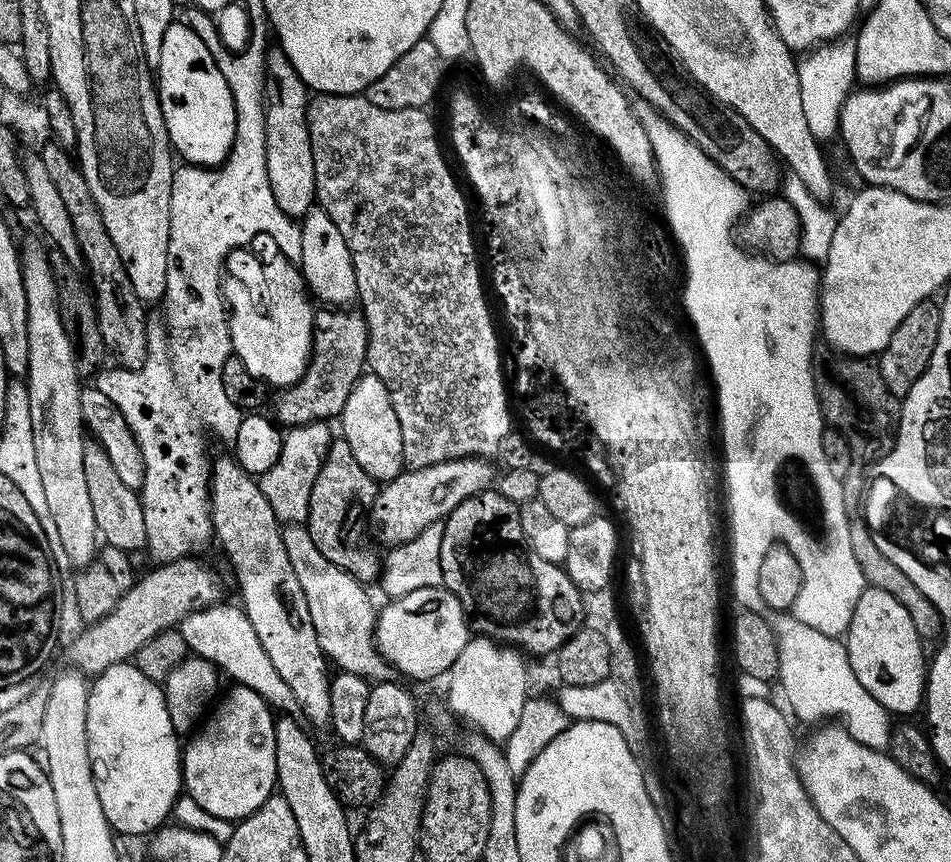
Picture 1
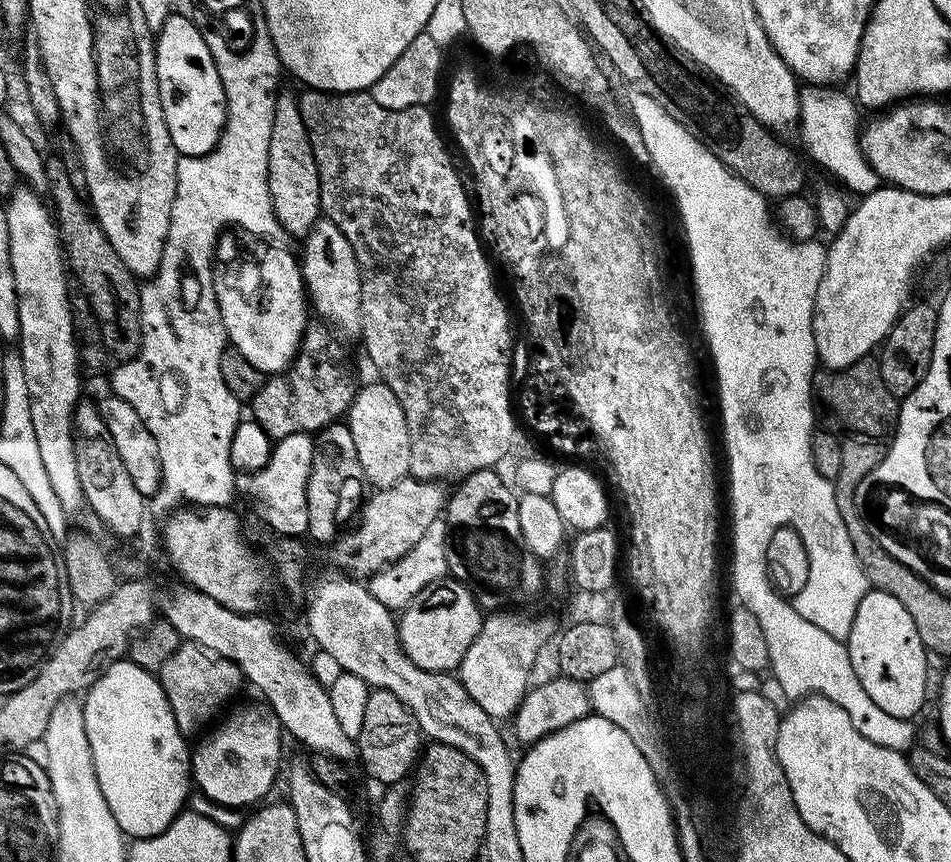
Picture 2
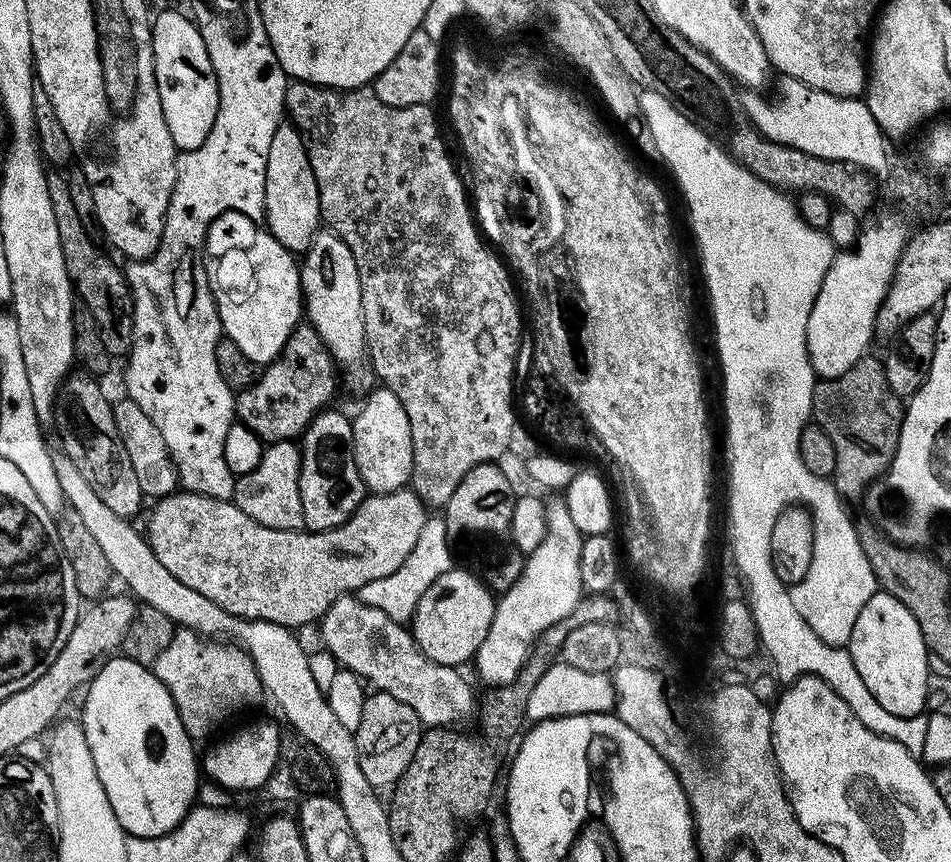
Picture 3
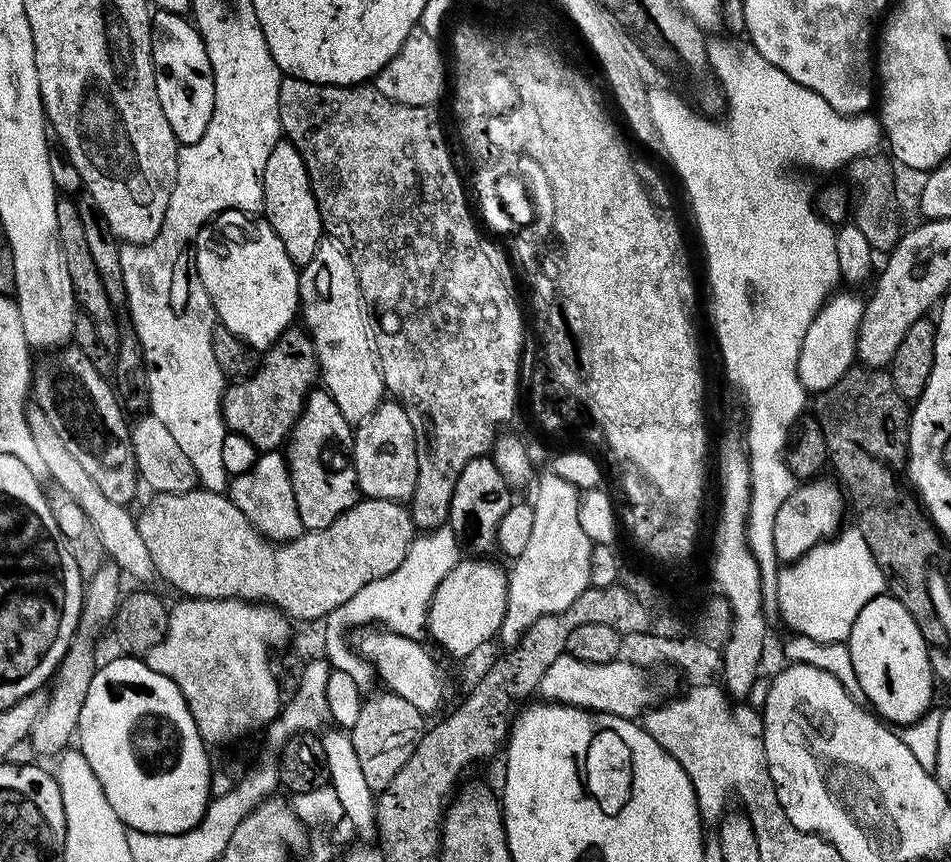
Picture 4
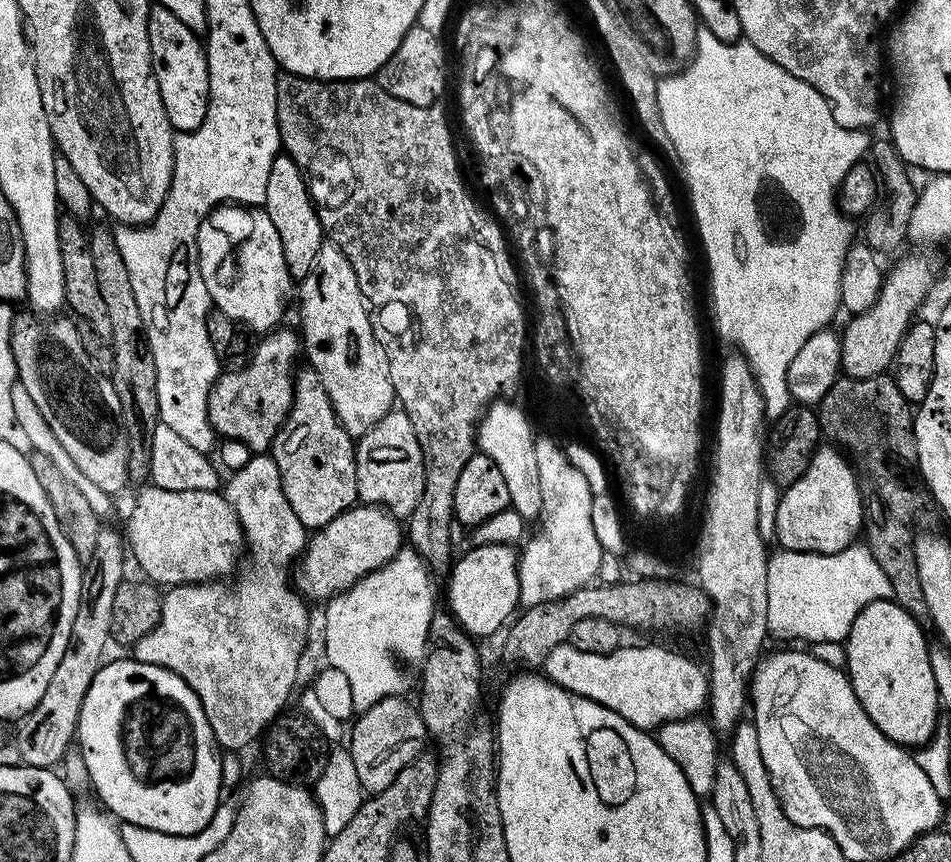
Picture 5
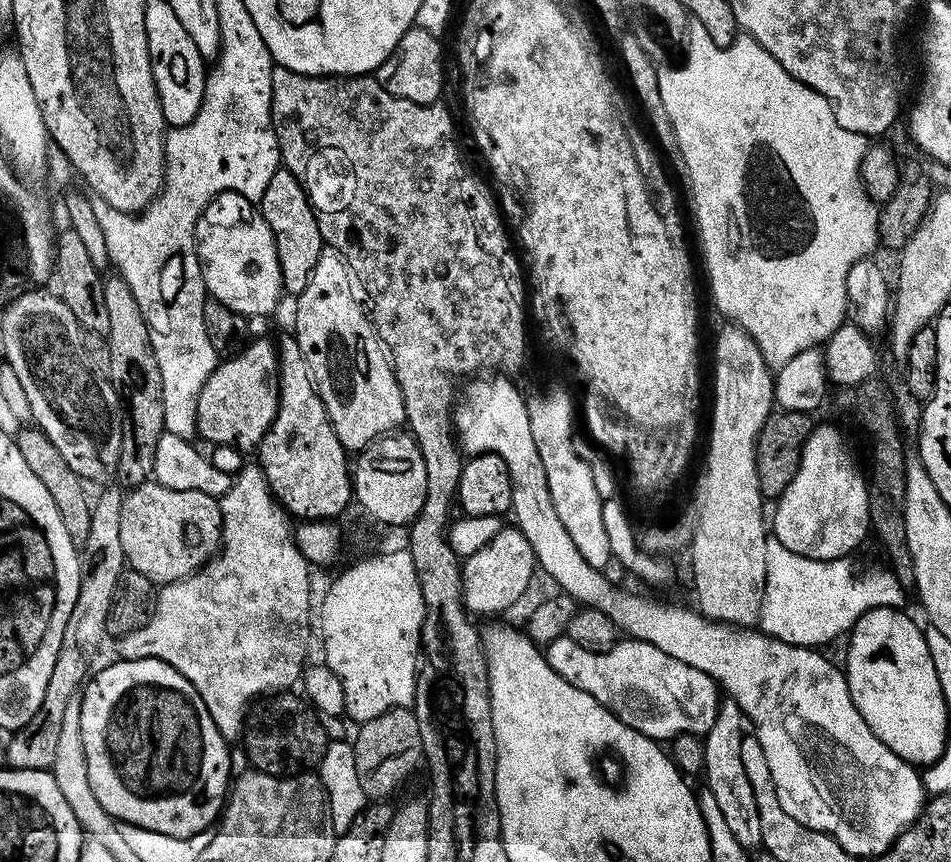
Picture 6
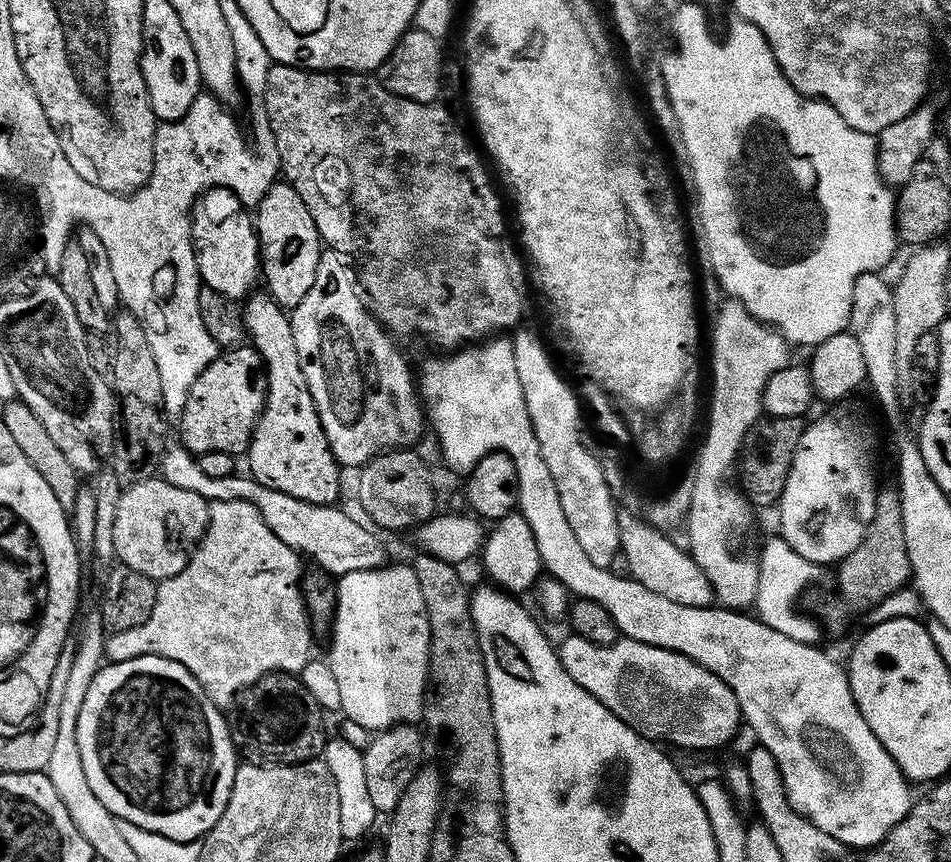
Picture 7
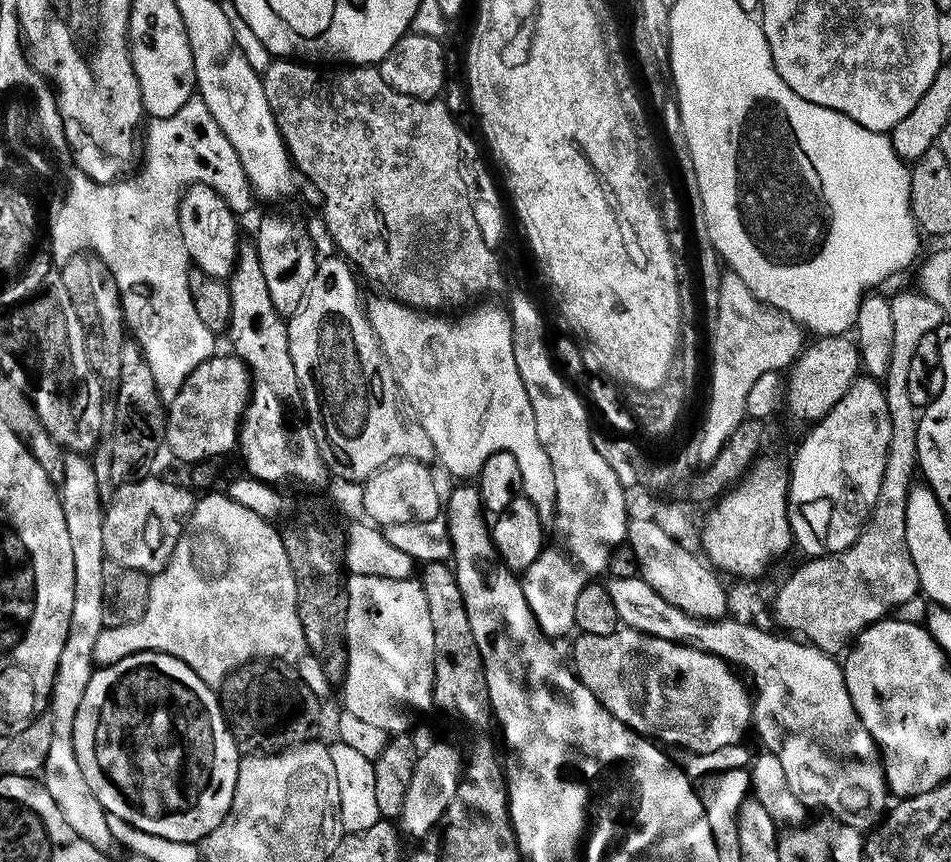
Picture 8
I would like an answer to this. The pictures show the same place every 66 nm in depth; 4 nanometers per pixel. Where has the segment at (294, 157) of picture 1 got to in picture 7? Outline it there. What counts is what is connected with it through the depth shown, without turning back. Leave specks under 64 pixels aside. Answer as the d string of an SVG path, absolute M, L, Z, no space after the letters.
M273 182L266 190L262 202L256 204L254 223L260 237L260 266L263 287L279 308L285 310L296 308L298 302L302 302L302 298L306 298L310 286L314 286L314 270L318 270L318 262L322 251L318 226L314 226L314 218L308 209L308 201L302 195L301 189L294 187L293 184Z

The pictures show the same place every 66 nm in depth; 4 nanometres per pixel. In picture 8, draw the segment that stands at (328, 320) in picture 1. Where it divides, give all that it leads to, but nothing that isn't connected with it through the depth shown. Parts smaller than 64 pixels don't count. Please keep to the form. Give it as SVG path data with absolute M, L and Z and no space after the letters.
M213 354L210 359L203 360L182 382L178 394L167 401L166 442L170 446L173 457L185 466L191 466L199 460L224 458L228 451L237 447L240 439L240 420L244 417L244 407L248 405L250 395L250 373L248 367L240 361L239 356Z

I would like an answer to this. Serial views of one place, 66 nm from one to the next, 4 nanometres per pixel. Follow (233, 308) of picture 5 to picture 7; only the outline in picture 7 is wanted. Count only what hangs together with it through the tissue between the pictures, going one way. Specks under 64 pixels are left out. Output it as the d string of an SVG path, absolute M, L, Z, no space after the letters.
M207 188L196 198L196 205L192 208L192 249L203 287L212 288L218 294L226 294L226 298L237 302L243 301L257 287L258 277L262 272L260 237L249 209L244 207L229 188Z

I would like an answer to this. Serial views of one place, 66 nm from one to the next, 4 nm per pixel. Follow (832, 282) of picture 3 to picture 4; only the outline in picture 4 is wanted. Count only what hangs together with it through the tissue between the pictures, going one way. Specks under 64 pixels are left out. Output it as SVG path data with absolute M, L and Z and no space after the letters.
M840 292L828 297L818 310L806 338L802 338L802 350L798 354L798 374L805 393L825 392L838 378L848 373L856 360L856 332L862 322L865 301L852 292Z

